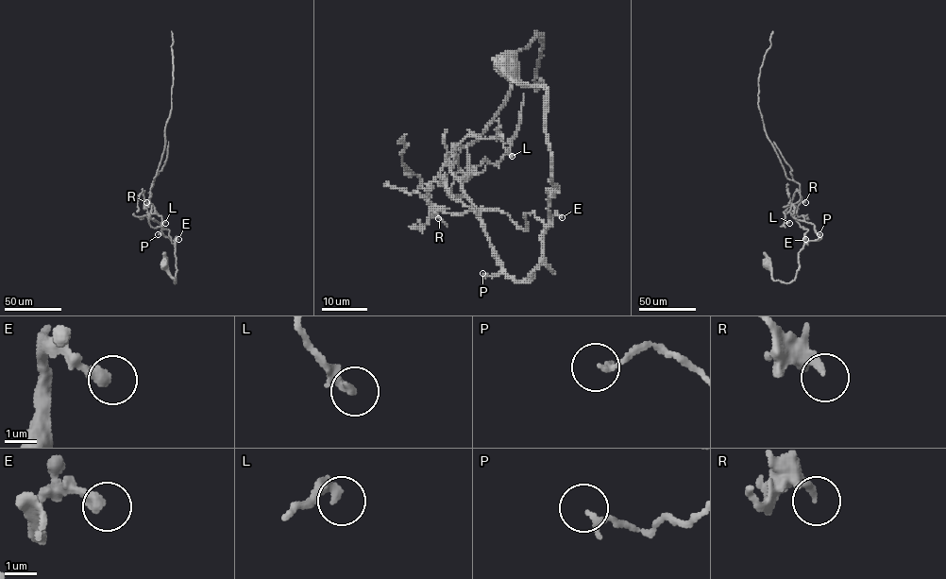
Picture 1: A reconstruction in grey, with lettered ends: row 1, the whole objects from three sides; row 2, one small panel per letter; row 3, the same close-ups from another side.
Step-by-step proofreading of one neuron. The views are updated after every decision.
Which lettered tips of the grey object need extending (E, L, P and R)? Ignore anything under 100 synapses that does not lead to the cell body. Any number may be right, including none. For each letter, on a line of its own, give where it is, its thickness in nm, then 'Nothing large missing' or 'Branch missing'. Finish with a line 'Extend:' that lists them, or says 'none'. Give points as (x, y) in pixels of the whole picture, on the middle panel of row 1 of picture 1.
E: Place: (562, 217). Thickness 400 nm. Nothing large missing
L: Place: (512, 156). Thickness 320 nm. Nothing large missing
P: Place: (482, 273). Thickness 160 nm. Nothing large missing
R: Place: (438, 218). Thickness 240 nm. Nothing large missing
Extend: none

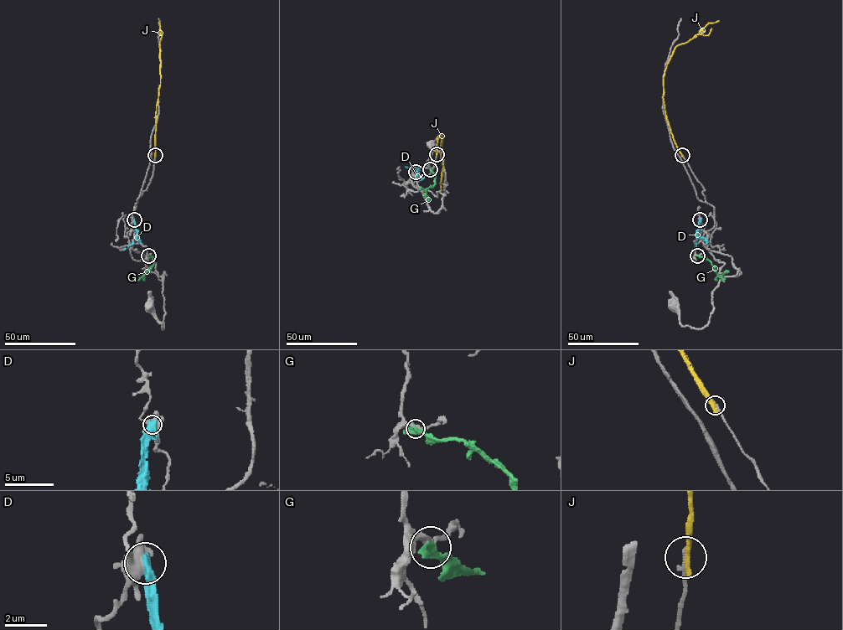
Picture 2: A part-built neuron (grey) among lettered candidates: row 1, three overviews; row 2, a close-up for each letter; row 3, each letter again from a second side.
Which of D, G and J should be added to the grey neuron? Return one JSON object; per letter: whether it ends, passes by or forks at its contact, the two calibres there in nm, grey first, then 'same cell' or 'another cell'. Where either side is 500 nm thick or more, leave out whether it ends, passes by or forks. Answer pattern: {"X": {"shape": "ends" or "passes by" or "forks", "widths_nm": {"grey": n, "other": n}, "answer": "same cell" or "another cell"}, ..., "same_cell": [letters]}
{"D": {"widths_nm": {"grey": 480, "other": 600}, "answer": "another cell"}, "G": {"shape": "passes by", "widths_nm": {"grey": 300, "other": 360}, "answer": "another cell"}, "J": {"shape": "ends", "widths_nm": {"grey": 200, "other": 340}, "answer": "another cell"}, "same_cell": []}

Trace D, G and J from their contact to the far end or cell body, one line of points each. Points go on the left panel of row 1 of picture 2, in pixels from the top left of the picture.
D: (133, 219), (137, 238), (124, 250)
G: (148, 255), (153, 257), (153, 264), (147, 271)
J: (155, 155), (157, 105), (161, 83), (159, 21)

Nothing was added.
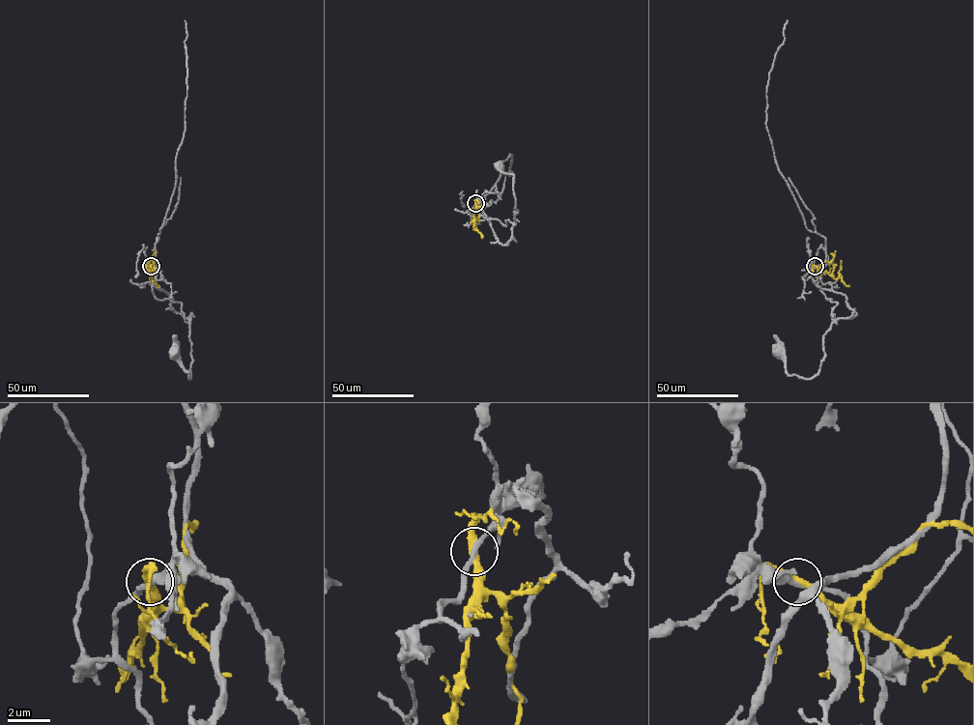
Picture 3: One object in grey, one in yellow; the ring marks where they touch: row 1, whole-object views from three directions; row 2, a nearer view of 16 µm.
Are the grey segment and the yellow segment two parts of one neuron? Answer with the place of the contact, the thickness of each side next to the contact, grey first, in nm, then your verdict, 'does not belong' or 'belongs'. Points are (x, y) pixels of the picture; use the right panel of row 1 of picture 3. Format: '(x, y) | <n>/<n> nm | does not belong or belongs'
(815, 266) | 260/280 nm | does not belong

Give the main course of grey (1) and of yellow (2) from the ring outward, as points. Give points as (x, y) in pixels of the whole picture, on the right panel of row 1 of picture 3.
1: (815, 266), (817, 286), (837, 303), (819, 371), (811, 378), (788, 375), (779, 350)
2: (815, 266), (834, 278), (841, 275), (849, 286)

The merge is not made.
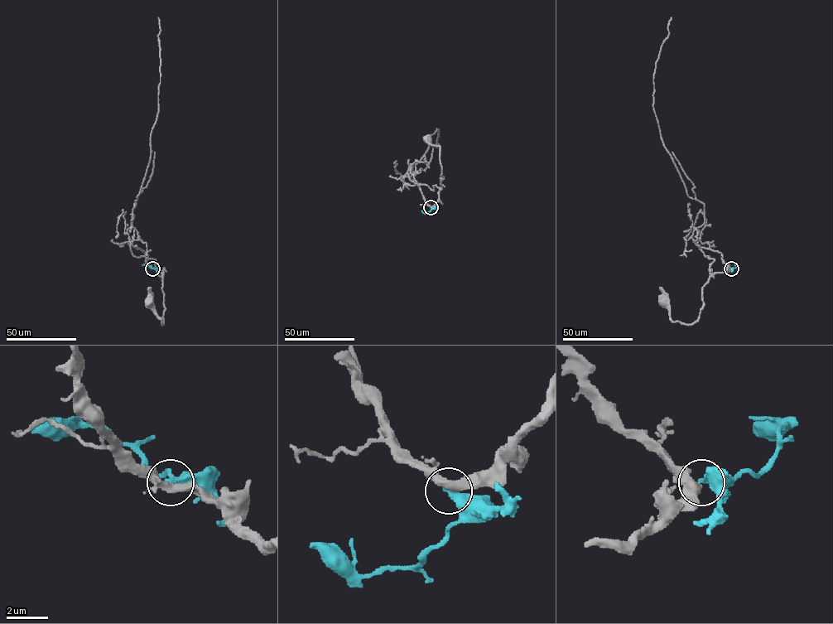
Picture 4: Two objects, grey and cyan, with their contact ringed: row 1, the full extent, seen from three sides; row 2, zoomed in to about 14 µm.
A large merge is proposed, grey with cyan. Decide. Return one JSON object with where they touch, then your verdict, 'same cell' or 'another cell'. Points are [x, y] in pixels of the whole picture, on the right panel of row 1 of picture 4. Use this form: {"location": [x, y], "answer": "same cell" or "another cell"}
{"location": [731, 268], "answer": "another cell"}

